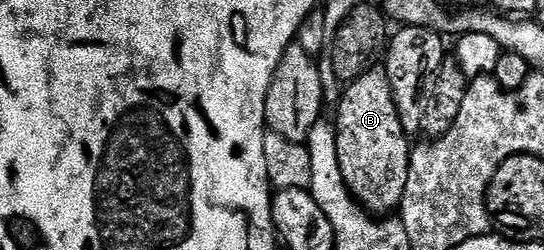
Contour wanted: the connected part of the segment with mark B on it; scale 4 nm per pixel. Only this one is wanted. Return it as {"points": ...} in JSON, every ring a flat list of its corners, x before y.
{"points":[[371,67,356,80,349,82,341,90,336,110,336,155,340,171,344,175,344,183,349,187,354,200,371,215,386,215,389,214,386,213,389,209,397,210,402,203,404,187,408,187,412,141,400,123,400,115,396,111,392,87,390,80,386,78,385,68]]}

